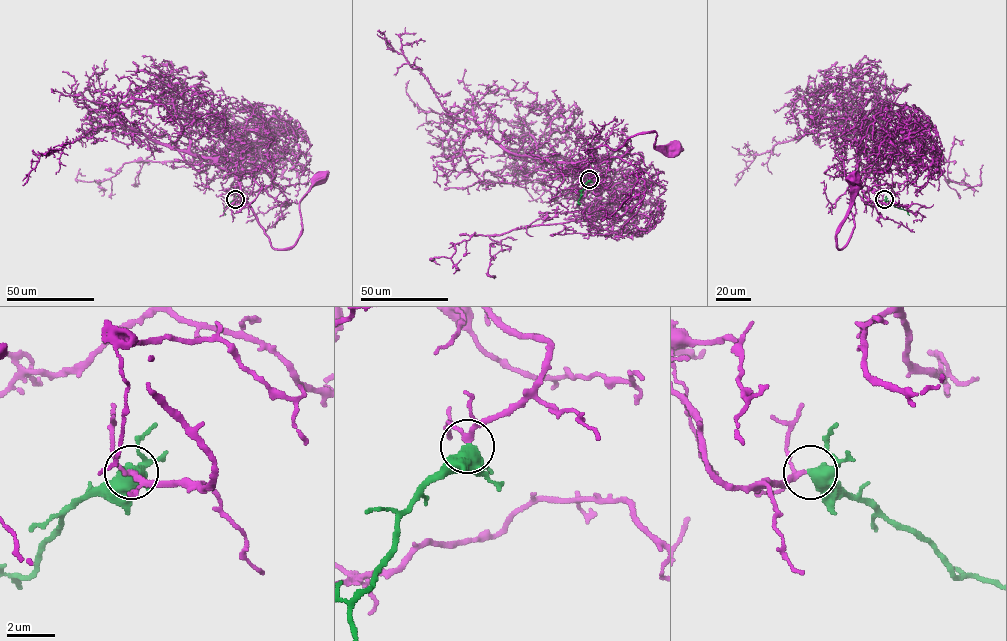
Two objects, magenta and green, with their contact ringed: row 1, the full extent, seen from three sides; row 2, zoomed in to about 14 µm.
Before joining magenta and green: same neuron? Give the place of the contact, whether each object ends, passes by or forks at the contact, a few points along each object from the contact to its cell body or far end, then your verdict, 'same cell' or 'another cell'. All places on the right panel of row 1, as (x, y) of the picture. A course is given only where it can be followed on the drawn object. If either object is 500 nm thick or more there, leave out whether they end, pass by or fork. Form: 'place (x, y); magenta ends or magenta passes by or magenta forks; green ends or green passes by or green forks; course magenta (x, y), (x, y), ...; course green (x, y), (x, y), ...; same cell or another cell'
place (884, 199); magenta passes by; green forks; course magenta (884, 199), (865, 185), (869, 162), (851, 198), (853, 233), (839, 249), (836, 230), (853, 176); course green (884, 199), (909, 215); same cell

